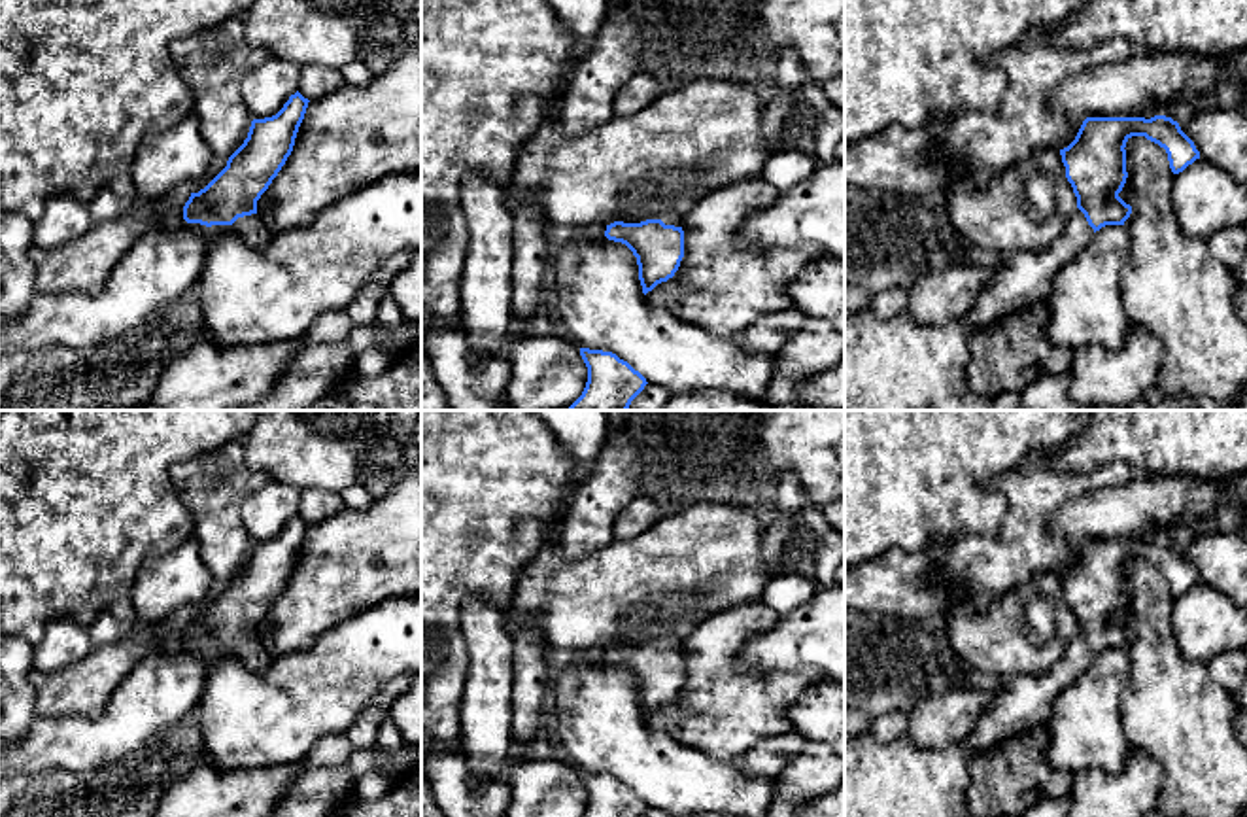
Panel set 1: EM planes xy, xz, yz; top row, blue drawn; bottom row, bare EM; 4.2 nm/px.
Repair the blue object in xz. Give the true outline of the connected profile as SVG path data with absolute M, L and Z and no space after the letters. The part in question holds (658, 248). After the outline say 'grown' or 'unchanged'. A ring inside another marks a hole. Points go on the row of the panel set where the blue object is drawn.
M669 214L661 219L641 223L614 221L606 225L605 236L625 244L639 265L639 280L646 295L658 284L675 276L684 257L682 216Z; grown

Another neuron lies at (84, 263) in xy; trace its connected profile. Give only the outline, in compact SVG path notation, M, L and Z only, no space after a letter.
M125 214L96 223L68 244L57 248L30 246L38 293L81 291L96 295L119 259L147 233L166 227L157 216Z

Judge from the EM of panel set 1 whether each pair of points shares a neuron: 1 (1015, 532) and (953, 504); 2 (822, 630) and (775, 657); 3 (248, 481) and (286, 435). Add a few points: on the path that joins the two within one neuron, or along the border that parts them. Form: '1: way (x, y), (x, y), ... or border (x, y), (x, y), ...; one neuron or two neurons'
1: border (990, 481), (1002, 522), (955, 536); two neurons
2: way (811, 640), (796, 640), (786, 647); one neuron
3: border (240, 441), (244, 464), (273, 477); two neurons

